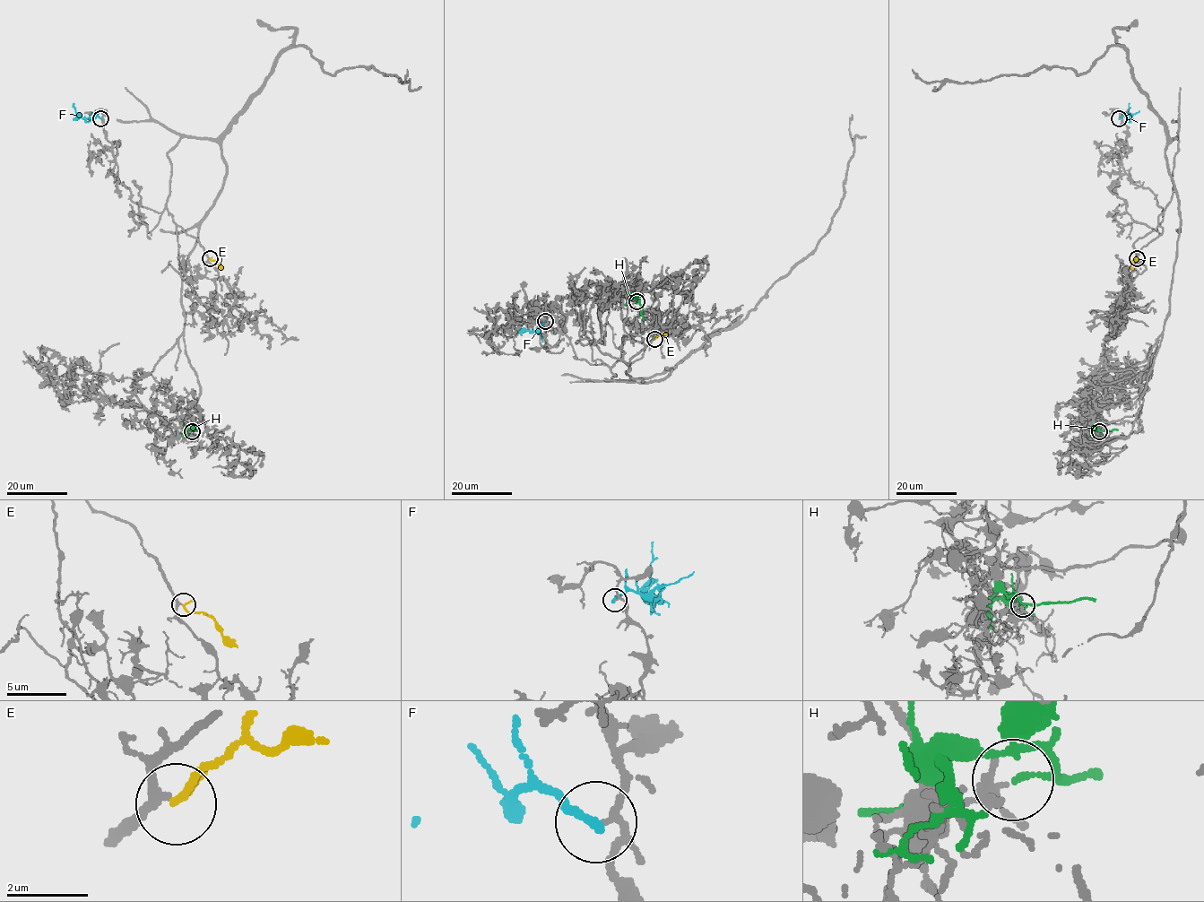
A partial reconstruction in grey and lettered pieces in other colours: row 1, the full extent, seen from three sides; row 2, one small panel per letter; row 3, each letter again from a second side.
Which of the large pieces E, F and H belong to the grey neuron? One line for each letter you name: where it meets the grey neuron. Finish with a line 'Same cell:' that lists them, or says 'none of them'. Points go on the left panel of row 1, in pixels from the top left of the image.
E: Touches grey at (210, 258)
Same cell: E

